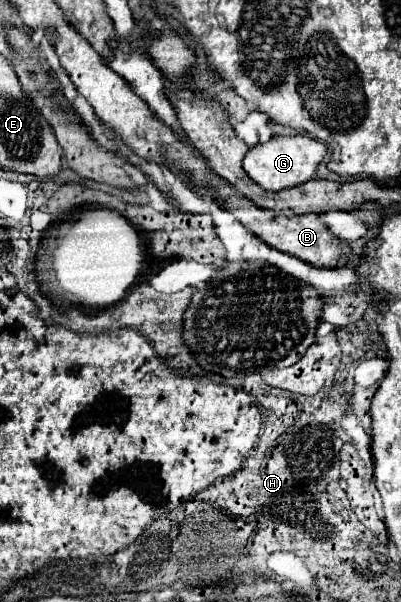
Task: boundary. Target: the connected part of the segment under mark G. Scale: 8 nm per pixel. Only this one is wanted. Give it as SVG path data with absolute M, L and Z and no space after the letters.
M305 135L271 137L271 141L255 145L253 149L249 149L249 153L245 155L243 167L245 167L247 175L259 187L263 187L267 191L283 191L283 189L297 187L301 183L311 181L315 177L319 163L323 161L325 153L327 153L327 147L313 137L305 137Z

